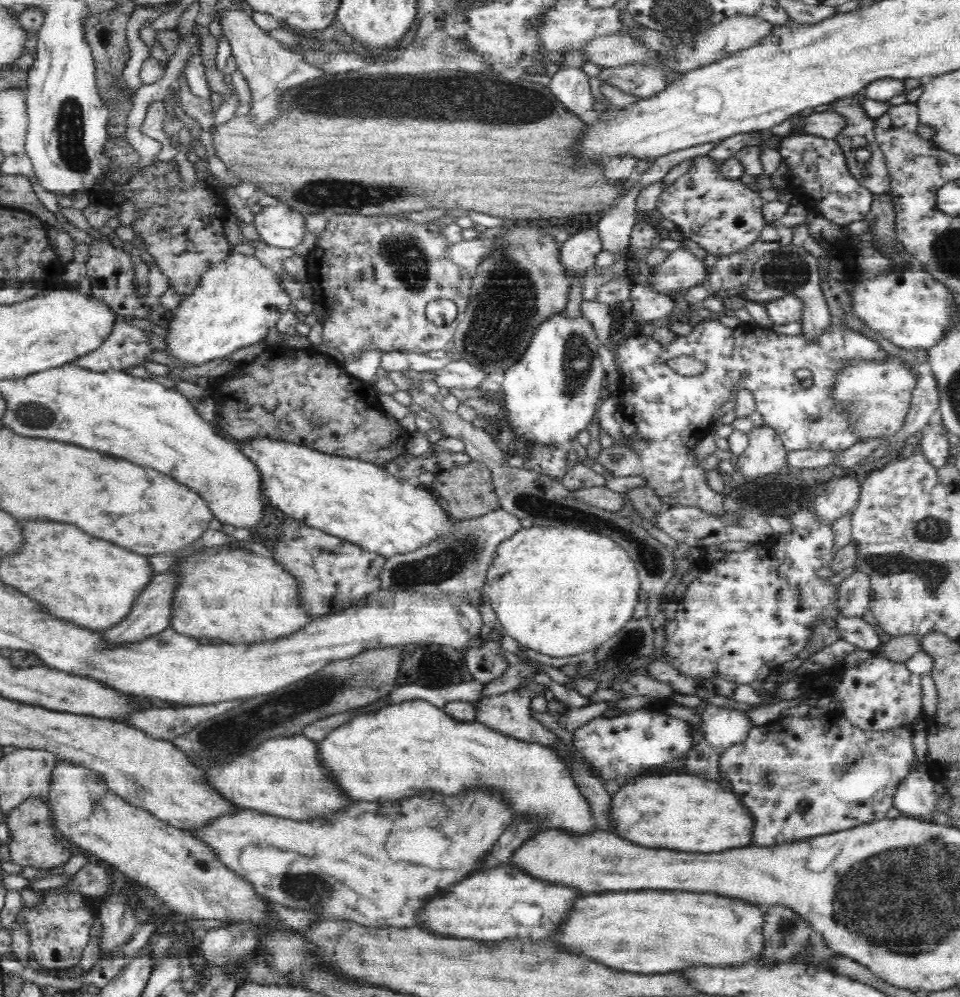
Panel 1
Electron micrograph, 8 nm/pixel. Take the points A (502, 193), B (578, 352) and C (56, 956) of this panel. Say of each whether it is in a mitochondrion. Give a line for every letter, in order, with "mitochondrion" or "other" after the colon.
A: other
B: mitochondrion
C: other

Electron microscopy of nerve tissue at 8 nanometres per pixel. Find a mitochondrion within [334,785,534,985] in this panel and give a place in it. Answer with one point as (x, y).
(422, 803)

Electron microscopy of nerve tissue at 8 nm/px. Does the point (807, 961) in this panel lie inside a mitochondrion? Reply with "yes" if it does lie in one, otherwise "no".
no

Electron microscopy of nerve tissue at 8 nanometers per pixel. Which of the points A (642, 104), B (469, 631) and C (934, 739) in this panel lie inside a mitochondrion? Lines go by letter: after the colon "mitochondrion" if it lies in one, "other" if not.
A: other
B: other
C: other

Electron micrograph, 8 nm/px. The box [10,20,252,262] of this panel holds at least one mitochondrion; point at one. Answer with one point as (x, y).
(70, 123)

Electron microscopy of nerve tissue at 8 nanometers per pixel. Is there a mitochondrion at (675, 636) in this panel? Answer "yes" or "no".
no

